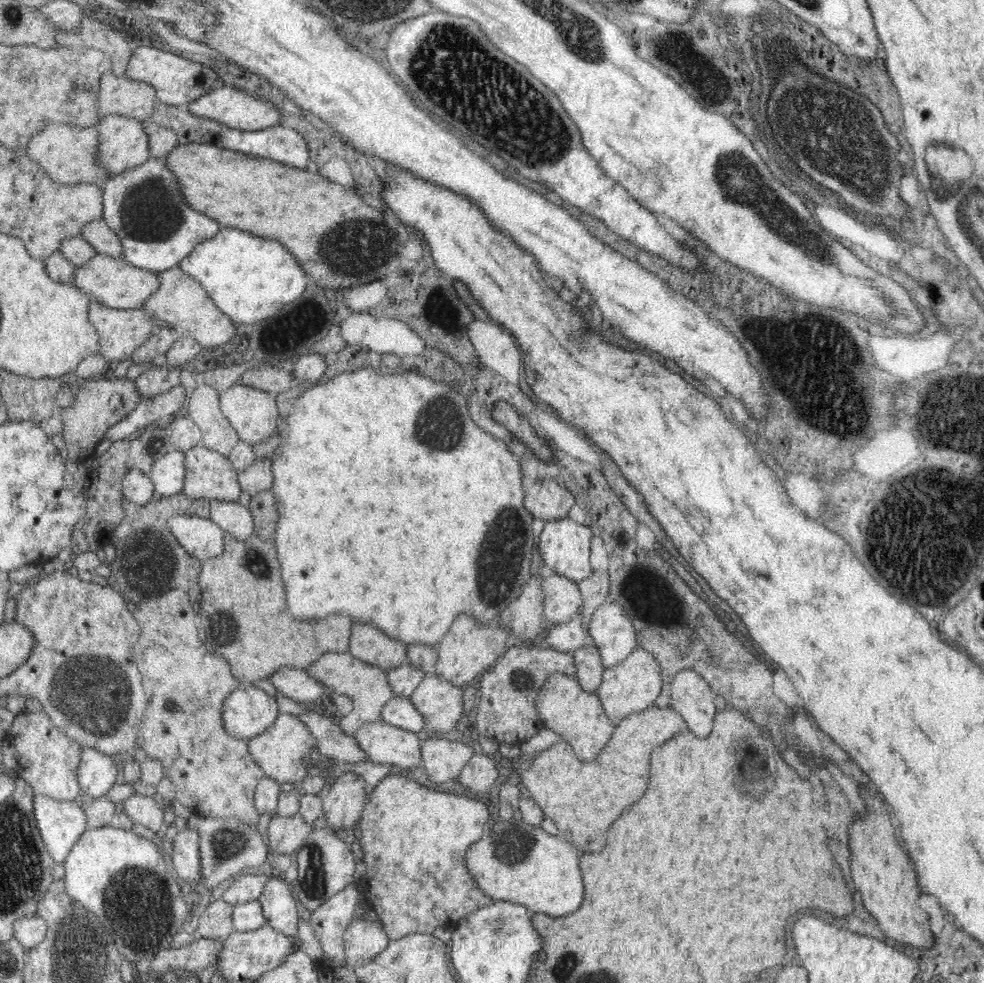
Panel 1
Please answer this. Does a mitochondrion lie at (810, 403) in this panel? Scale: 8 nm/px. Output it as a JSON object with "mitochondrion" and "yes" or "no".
{"mitochondrion":"yes"}

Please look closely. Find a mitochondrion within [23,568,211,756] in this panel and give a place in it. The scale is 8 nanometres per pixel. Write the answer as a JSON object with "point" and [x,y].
{"point":[88,693]}

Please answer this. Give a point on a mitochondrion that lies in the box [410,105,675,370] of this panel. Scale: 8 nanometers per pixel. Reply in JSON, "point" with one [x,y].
{"point":[440,298]}

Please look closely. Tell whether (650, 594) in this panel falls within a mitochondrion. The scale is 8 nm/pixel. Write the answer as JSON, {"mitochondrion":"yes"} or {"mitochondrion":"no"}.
{"mitochondrion":"yes"}

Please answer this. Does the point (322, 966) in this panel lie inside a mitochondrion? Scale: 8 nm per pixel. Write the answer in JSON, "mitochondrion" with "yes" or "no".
{"mitochondrion":"no"}

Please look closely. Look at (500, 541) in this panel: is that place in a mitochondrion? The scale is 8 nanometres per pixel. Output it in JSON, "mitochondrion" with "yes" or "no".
{"mitochondrion":"yes"}

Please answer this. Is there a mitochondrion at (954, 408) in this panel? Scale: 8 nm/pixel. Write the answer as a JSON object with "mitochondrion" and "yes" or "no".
{"mitochondrion":"no"}

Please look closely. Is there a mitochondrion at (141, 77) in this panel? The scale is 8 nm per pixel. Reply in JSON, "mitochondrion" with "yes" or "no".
{"mitochondrion":"no"}

